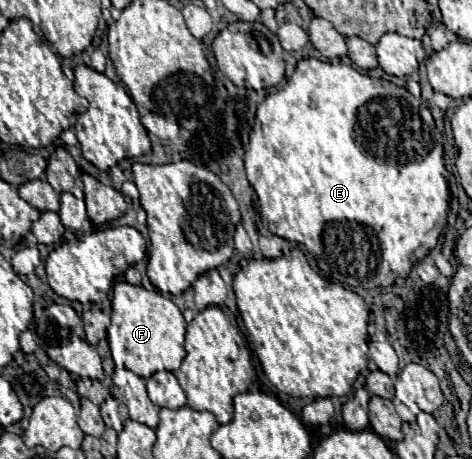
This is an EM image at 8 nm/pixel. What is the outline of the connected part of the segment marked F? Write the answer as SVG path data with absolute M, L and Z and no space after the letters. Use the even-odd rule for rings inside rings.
M118 281L112 297L112 325L108 327L108 343L116 367L124 367L142 379L156 371L176 371L184 361L186 321L182 311L166 297L144 287Z

